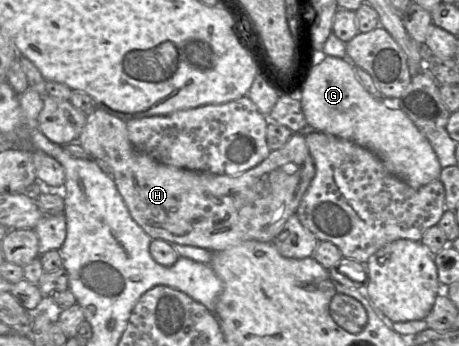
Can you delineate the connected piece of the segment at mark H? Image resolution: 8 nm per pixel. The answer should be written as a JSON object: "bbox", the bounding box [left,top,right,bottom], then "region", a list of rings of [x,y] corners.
{"bbox":[77,107,315,253],"region":[[[98,107],[87,115],[86,124],[77,142],[93,159],[102,161],[107,166],[131,217],[152,239],[200,247],[213,253],[245,241],[273,242],[288,218],[296,213],[315,175],[315,165],[305,136],[298,132],[293,133],[283,147],[271,151],[261,163],[236,176],[215,175],[164,165],[133,147],[124,120]]]}

